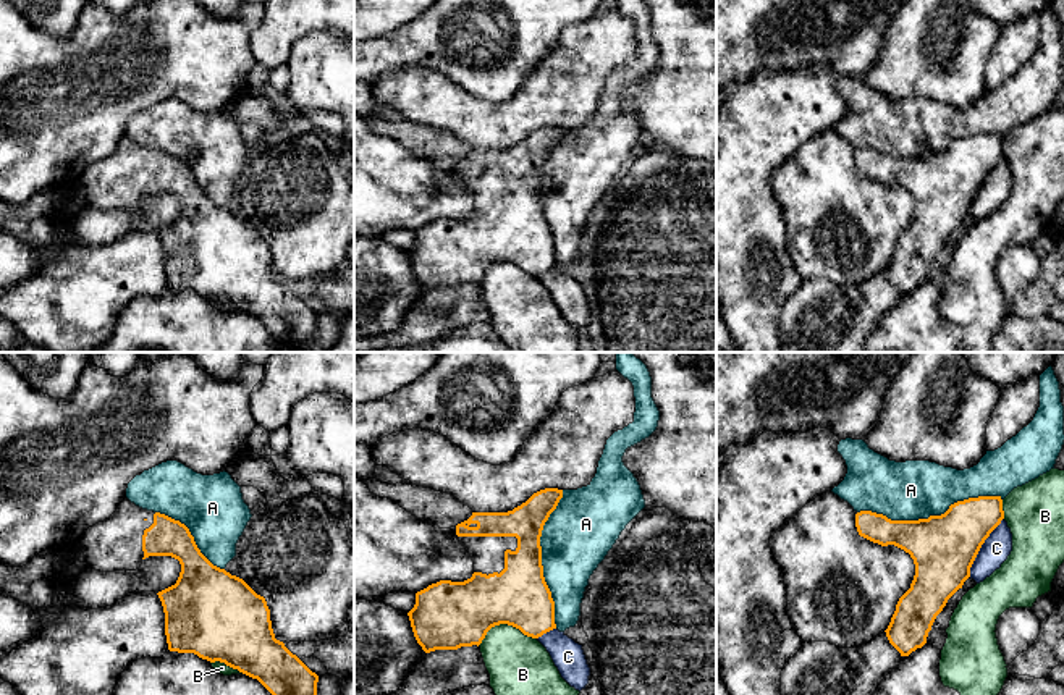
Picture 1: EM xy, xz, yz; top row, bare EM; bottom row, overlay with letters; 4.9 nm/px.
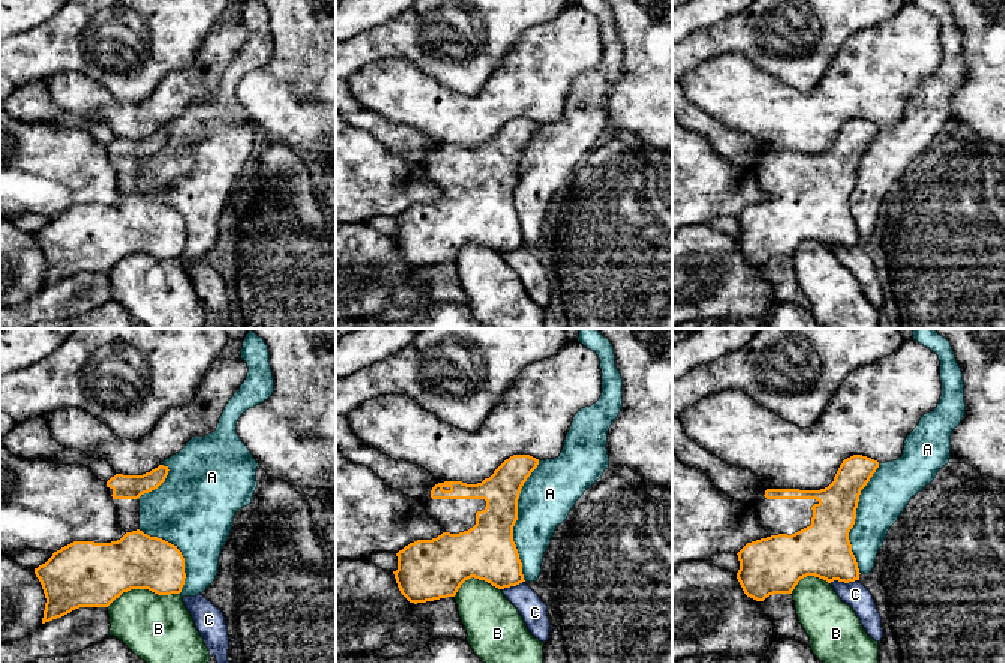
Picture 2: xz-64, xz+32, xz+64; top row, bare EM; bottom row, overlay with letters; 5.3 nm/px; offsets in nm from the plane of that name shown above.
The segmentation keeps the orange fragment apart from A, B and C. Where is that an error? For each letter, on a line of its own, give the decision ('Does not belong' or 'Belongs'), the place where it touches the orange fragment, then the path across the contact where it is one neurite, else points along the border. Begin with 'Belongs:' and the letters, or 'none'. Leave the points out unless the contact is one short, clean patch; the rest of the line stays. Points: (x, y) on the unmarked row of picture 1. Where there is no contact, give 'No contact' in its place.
Belongs: none
A: Does not belong. Touches orange at yz (930, 154)
B: Does not belong. Touches orange at xz (505, 261)
C: Does not belong. Touches orange at yz (980, 185)

